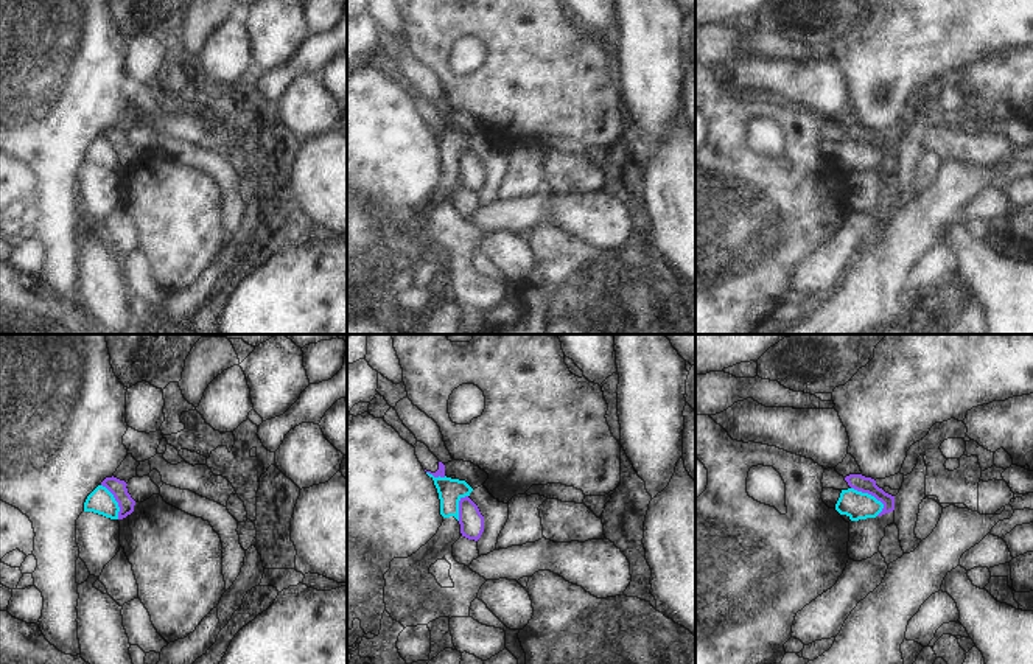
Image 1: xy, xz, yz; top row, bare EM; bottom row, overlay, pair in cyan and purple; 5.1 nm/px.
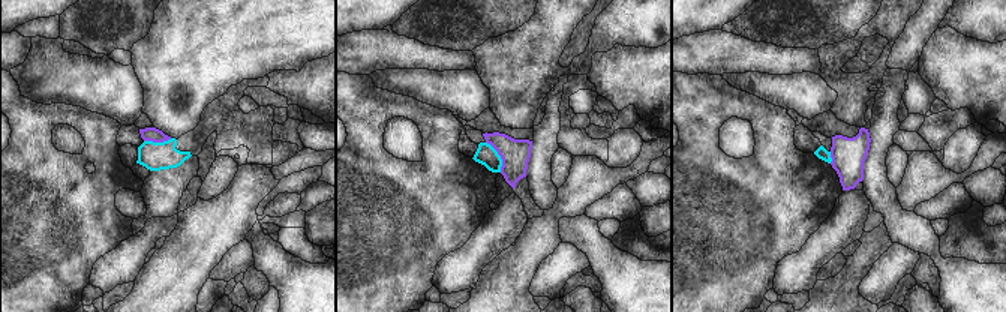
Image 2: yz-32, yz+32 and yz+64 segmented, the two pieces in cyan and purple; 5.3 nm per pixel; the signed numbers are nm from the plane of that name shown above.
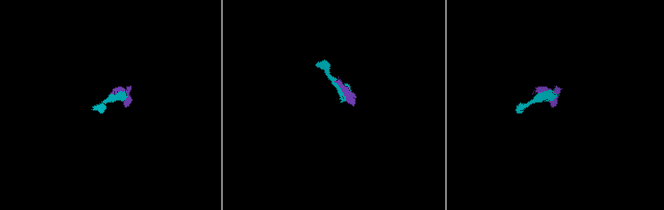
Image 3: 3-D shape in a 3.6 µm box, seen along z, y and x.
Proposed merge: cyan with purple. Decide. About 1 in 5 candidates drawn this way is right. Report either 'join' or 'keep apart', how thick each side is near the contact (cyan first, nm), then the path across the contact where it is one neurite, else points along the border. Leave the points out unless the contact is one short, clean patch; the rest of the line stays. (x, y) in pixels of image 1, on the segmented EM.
keep apart; 140 nm thick on the cyan side, 90 nm on the other; border along yz (851, 487), (873, 495), (882, 504), (882, 510)

